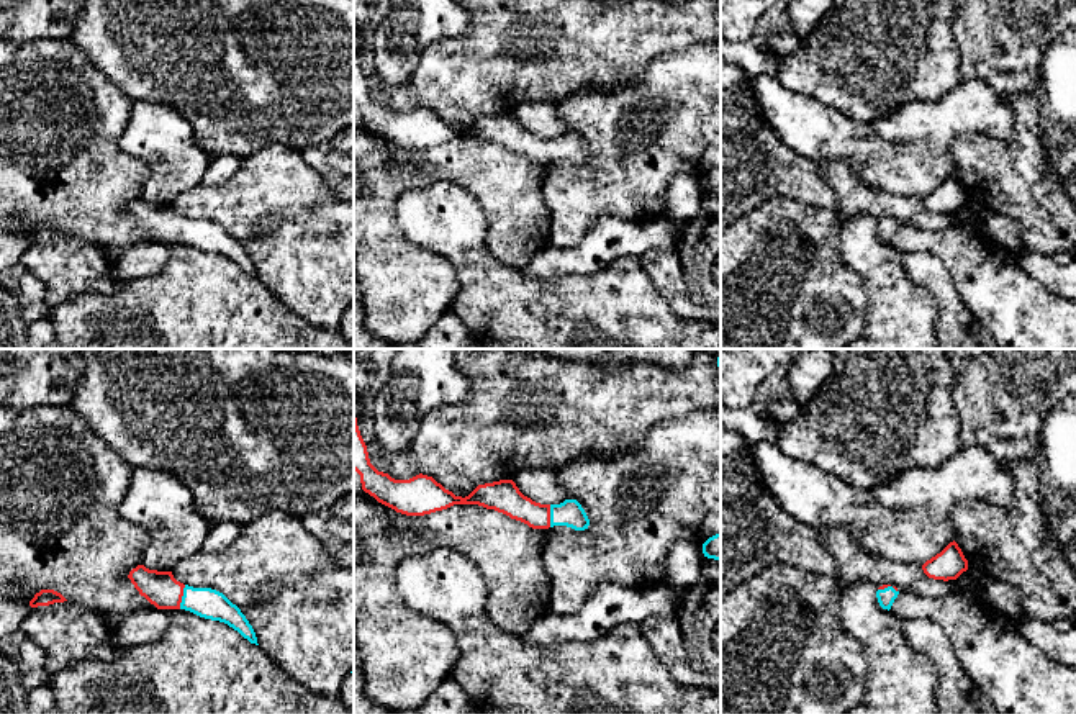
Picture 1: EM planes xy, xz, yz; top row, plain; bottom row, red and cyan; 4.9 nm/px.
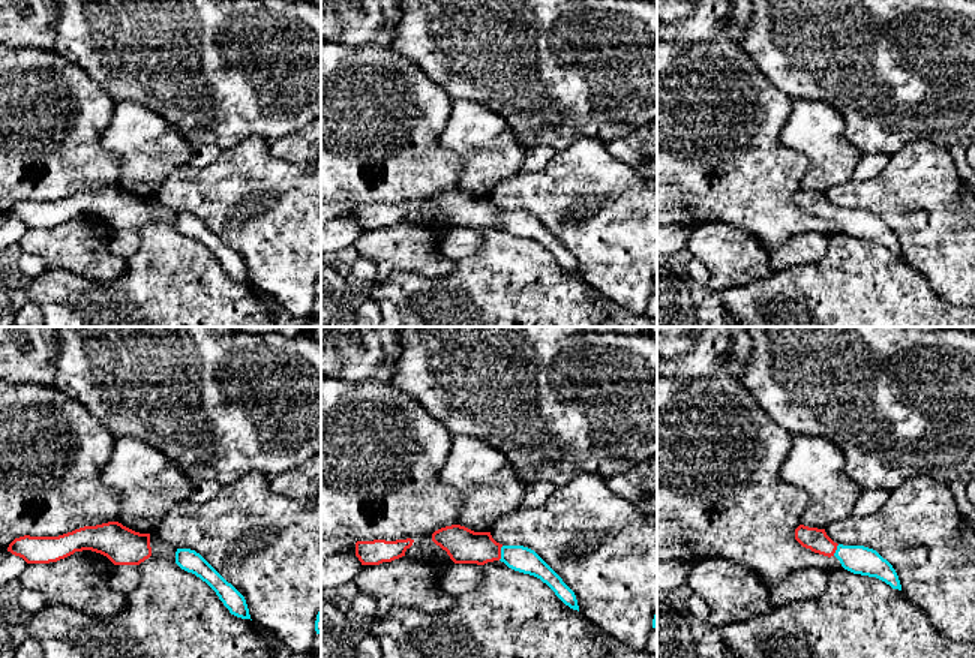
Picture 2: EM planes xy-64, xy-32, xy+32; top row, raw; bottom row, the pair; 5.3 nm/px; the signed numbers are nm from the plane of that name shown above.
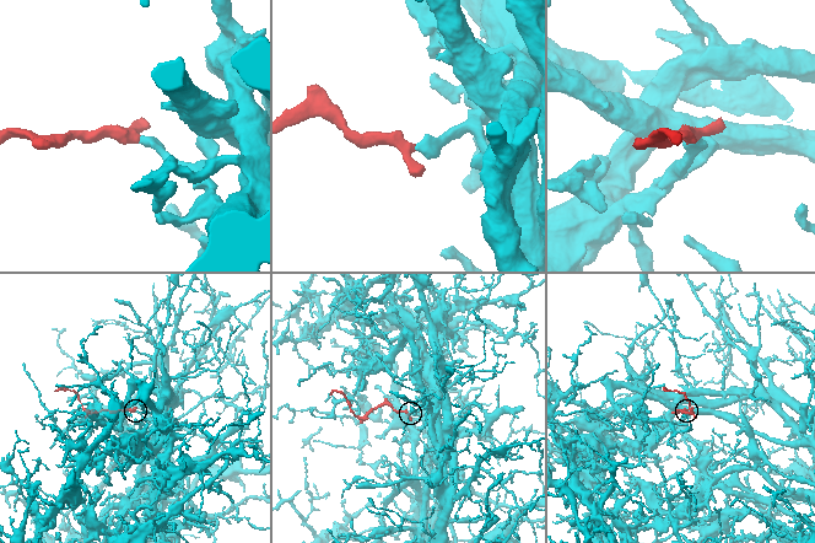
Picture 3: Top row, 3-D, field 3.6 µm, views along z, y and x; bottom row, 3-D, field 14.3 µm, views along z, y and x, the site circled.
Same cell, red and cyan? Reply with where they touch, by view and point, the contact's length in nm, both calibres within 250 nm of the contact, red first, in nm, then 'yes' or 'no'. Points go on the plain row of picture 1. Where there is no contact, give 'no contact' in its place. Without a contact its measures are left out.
xy (182, 228) | 120 nm | 170/150 nm | yes

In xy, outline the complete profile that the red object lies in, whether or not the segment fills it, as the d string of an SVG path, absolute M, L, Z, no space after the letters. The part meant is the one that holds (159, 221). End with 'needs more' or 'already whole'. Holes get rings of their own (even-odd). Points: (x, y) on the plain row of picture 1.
M144 198L133 201L128 211L157 242L185 242L200 251L224 255L251 277L259 278L246 249L223 226L183 218L174 211L172 205L149 203Z | needs more

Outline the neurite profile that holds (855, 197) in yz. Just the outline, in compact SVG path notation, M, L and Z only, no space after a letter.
M825 160L821 164L822 178L830 183L839 197L837 213L840 221L870 215L876 221L883 218L896 219L899 226L914 226L925 231L940 231L950 226L963 226L979 239L989 257L999 264L1019 260L1006 246L997 242L984 226L984 213L970 203L956 213L929 211L922 198L888 193L861 182L843 160Z

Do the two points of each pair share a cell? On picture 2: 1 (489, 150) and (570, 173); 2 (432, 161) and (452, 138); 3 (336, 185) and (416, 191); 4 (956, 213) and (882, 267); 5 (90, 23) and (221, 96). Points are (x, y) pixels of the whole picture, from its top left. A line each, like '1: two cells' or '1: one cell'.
1: two cells
2: two cells
3: one cell
4: two cells
5: one cell

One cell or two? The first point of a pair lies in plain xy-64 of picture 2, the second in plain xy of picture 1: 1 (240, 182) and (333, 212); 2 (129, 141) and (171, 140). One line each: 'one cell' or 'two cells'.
1: one cell
2: one cell

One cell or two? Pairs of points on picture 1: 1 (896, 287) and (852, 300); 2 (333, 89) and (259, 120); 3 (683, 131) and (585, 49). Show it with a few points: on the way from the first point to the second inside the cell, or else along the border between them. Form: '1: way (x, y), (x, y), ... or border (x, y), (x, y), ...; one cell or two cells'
1: border (844, 262), (858, 275), (867, 297), (860, 331); two cells
2: way (315, 89), (290, 89), (277, 102); one cell
3: border (655, 58), (636, 81), (611, 89), (590, 89); two cells

